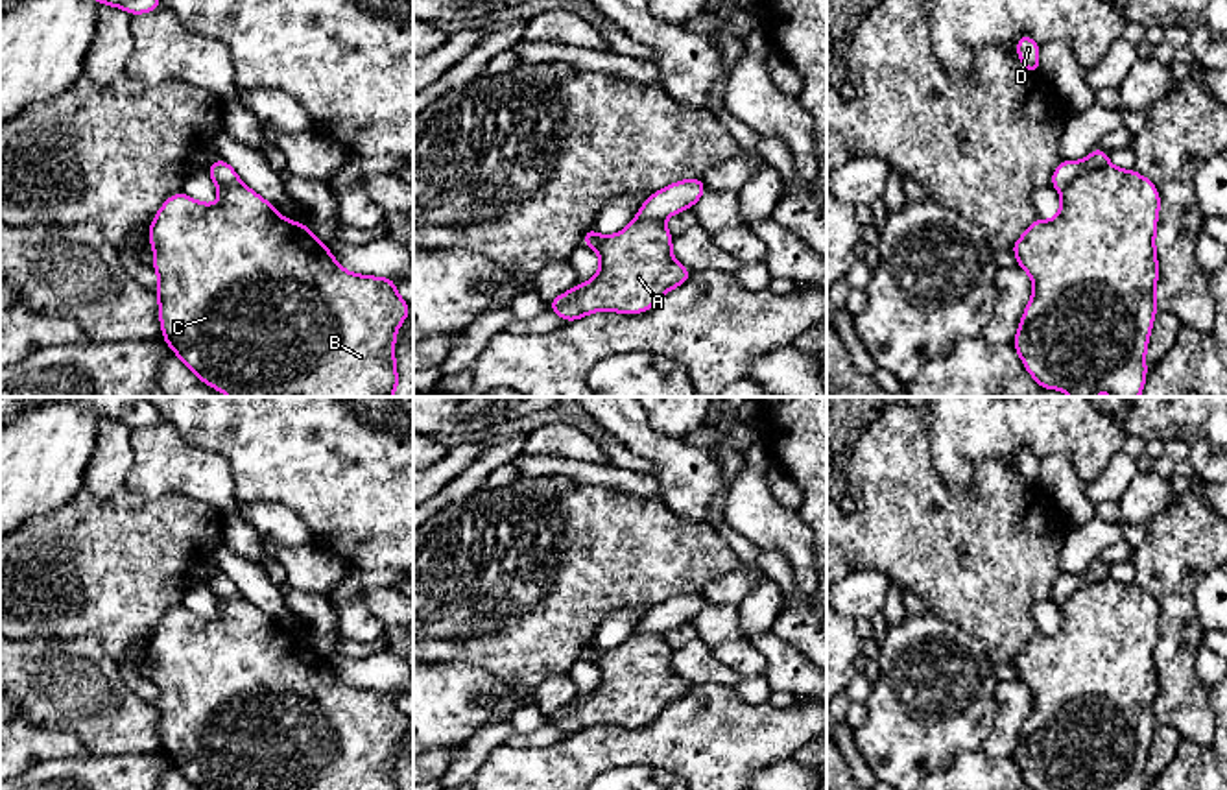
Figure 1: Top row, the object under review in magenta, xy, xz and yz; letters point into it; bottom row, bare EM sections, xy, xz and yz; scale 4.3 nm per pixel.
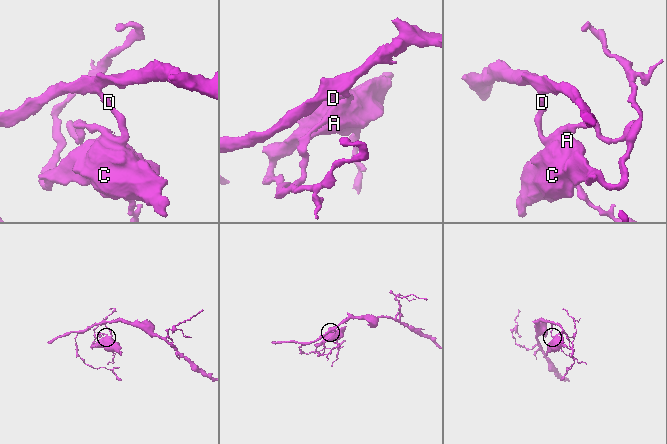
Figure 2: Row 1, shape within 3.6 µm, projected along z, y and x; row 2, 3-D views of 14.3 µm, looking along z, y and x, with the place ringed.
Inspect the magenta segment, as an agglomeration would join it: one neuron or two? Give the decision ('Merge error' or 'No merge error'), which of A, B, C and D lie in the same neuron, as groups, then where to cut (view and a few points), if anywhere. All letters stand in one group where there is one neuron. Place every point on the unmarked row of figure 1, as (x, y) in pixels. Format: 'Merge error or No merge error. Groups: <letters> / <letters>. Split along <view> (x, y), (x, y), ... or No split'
No merge error. Groups: A B C D. No split

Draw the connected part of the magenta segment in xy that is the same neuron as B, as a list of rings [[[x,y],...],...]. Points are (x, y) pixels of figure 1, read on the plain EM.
[[[214,574],[207,581],[207,587],[218,598],[220,615],[216,618],[196,615],[181,604],[164,615],[148,642],[155,664],[151,681],[159,688],[159,698],[153,705],[159,711],[162,753],[177,772],[196,790],[399,790],[395,779],[395,749],[397,742],[411,727],[411,722],[397,707],[395,692],[356,688],[343,683],[334,674],[330,661],[323,659],[306,637],[284,633],[277,620],[242,596],[227,574]]]

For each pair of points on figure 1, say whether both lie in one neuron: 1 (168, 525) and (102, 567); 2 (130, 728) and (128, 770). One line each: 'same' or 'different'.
1: same
2: different

